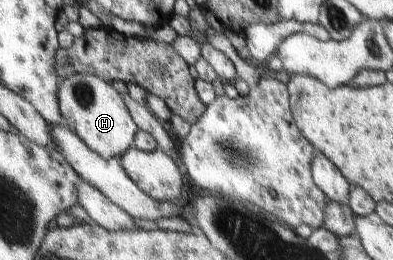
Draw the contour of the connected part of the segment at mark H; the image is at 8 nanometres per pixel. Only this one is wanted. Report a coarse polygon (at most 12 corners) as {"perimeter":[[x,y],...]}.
{"perimeter":[[97,74],[64,75],[65,124],[93,152],[121,158],[139,128]]}

